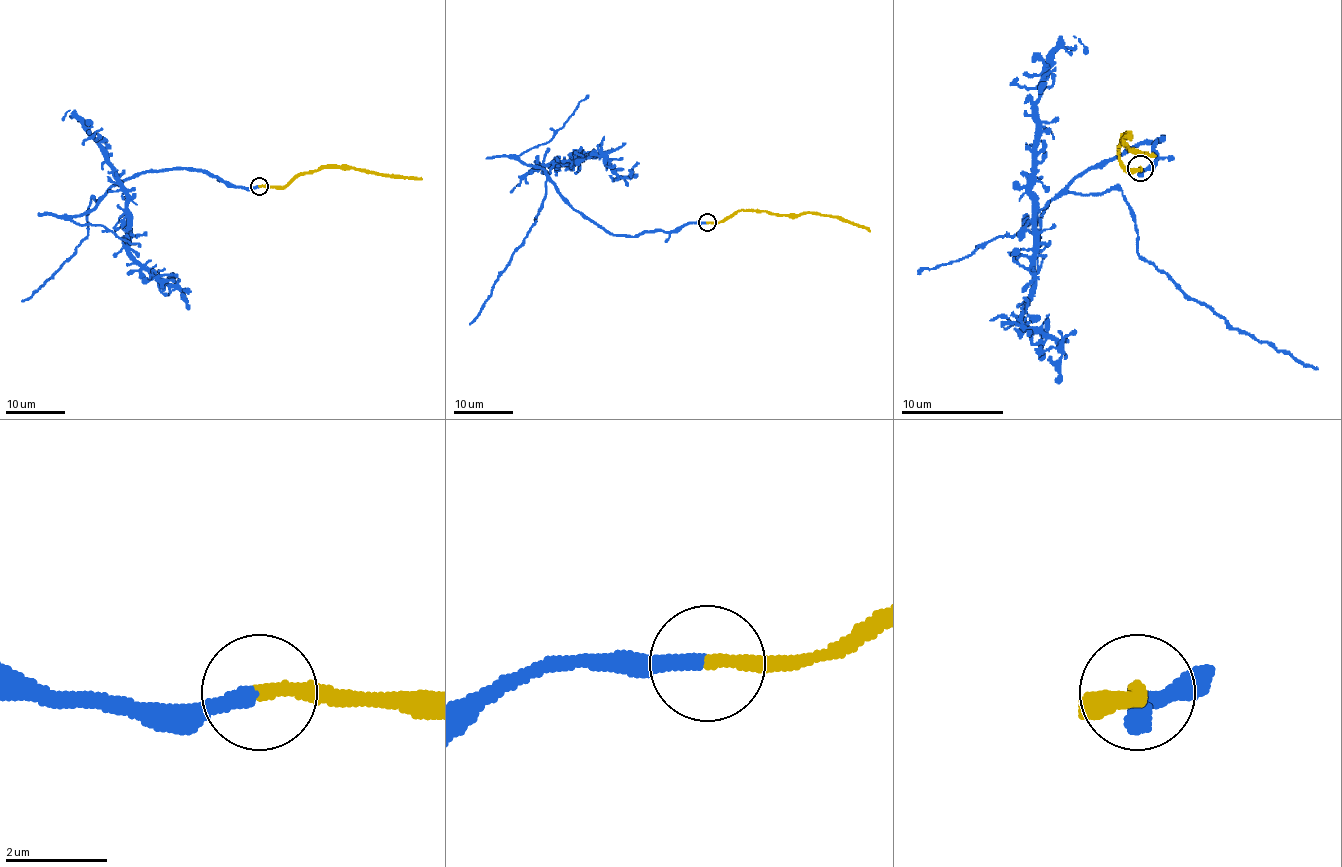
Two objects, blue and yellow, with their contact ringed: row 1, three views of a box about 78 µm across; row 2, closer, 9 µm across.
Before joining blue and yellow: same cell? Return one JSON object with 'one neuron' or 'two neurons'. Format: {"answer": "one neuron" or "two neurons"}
{"answer": "one neuron"}

